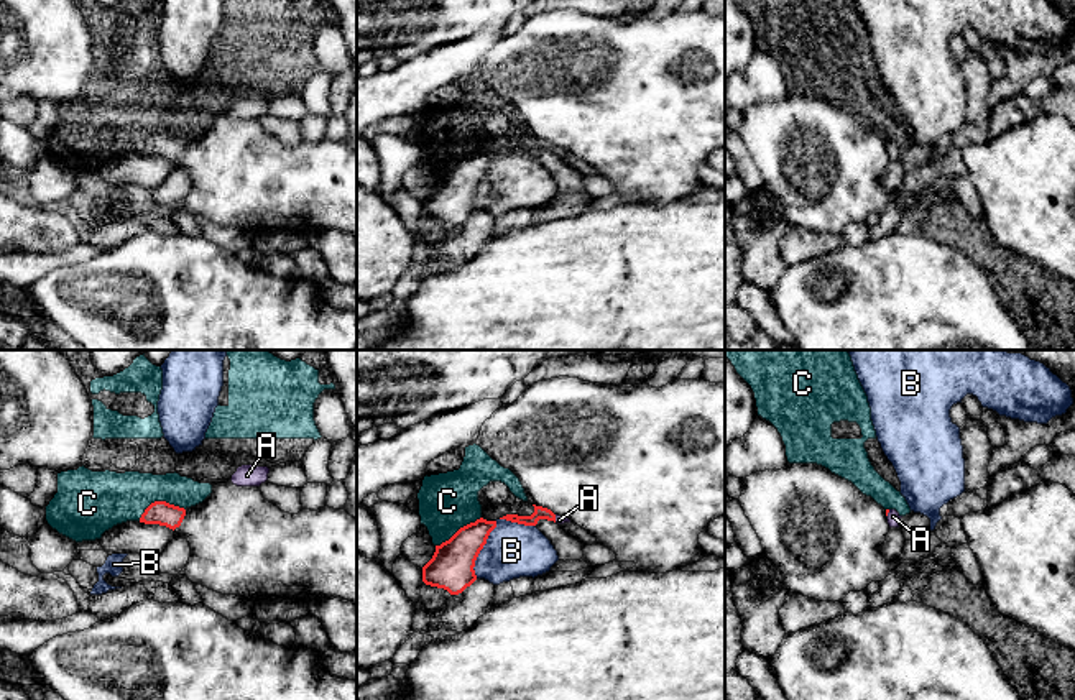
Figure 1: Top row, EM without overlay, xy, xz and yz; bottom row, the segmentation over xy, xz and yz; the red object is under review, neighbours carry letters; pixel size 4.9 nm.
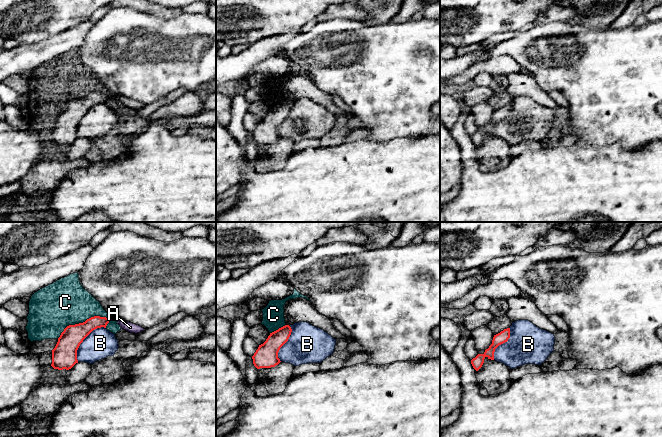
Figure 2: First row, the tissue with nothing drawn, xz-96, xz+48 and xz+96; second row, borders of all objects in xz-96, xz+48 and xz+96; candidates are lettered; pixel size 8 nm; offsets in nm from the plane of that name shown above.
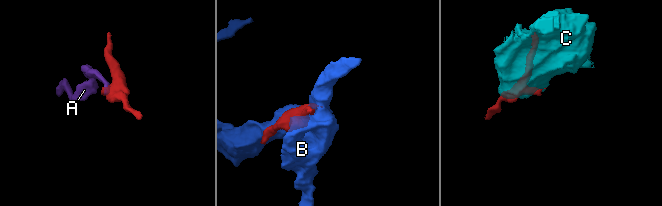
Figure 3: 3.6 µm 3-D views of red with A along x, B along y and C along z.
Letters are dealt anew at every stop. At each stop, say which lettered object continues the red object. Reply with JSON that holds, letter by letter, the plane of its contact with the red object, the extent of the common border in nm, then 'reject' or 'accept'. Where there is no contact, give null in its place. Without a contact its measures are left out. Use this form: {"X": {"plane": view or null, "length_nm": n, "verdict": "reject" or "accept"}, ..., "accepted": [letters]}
{"A": {"plane": "xz", "length_nm": 40, "verdict": "accept"}, "B": {"plane": "xz", "length_nm": 300, "verdict": "reject"}, "C": {"plane": "xy", "length_nm": 240, "verdict": "reject"}, "accepted": ["A"]}

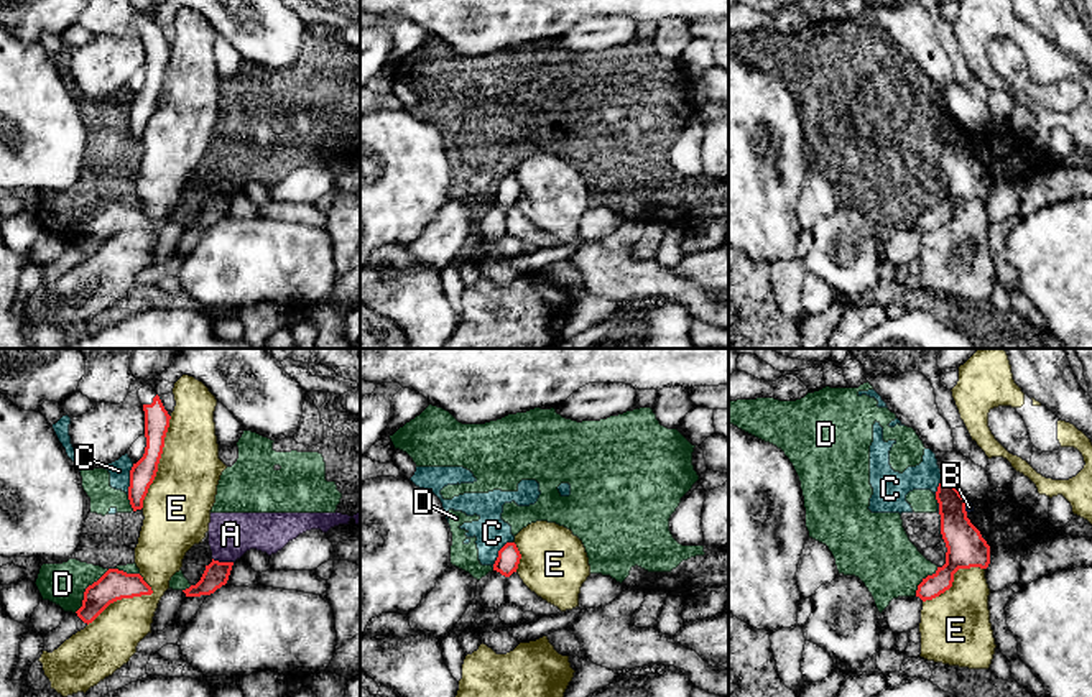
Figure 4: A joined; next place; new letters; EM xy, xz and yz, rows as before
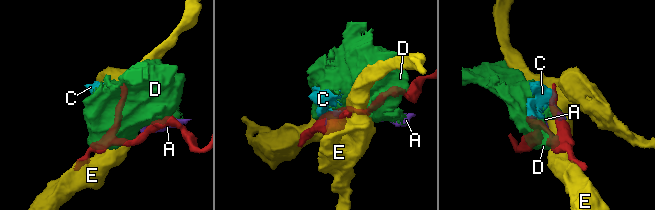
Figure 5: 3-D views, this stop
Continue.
{"A": {"plane": "xy", "length_nm": 110, "verdict": "reject"}, "B": {"plane": "yz", "length_nm": 60, "verdict": "reject"}, "C": {"plane": "xy", "length_nm": 160, "verdict": "reject"}, "D": {"plane": "xy", "length_nm": 280, "verdict": "reject"}, "E": {"plane": "xy", "length_nm": 480, "verdict": "reject"}, "accepted": []}

